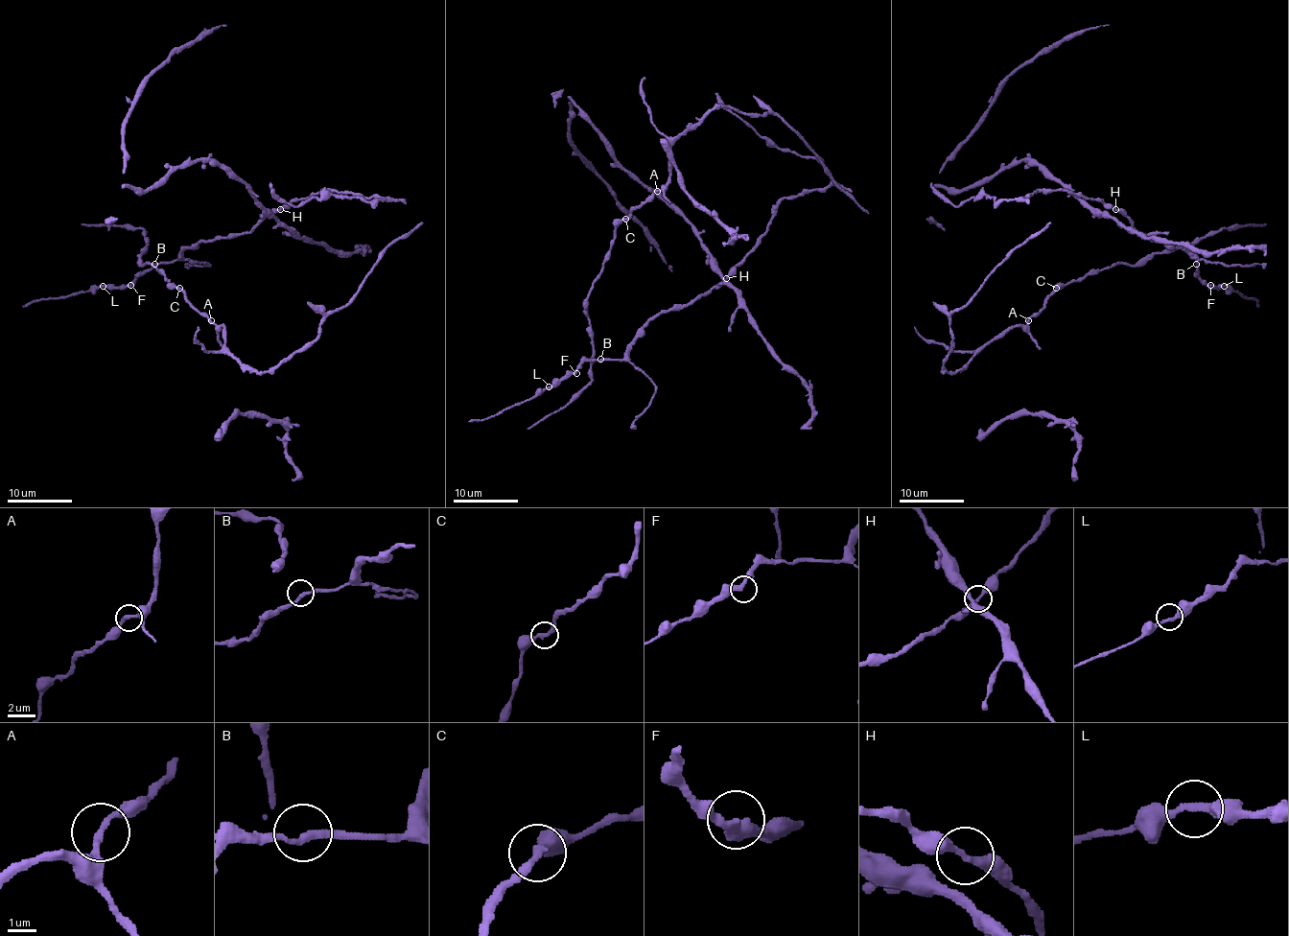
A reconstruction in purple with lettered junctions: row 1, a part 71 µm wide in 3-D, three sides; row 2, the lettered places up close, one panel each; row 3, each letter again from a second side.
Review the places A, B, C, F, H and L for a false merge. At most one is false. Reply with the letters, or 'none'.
none

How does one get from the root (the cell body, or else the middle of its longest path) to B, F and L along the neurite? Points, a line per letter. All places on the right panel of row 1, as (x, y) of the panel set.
B: (1177, 247), (1186, 249), (1196, 259), (1196, 264)
F: (1177, 247), (1186, 249), (1196, 259), (1198, 275), (1210, 285)
L: (1177, 247), (1186, 249), (1196, 259), (1198, 276), (1207, 286), (1224, 286)

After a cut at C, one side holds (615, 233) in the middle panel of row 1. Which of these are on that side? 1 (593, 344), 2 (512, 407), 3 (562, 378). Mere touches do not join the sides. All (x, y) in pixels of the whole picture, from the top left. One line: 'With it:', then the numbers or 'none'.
With it: 1

